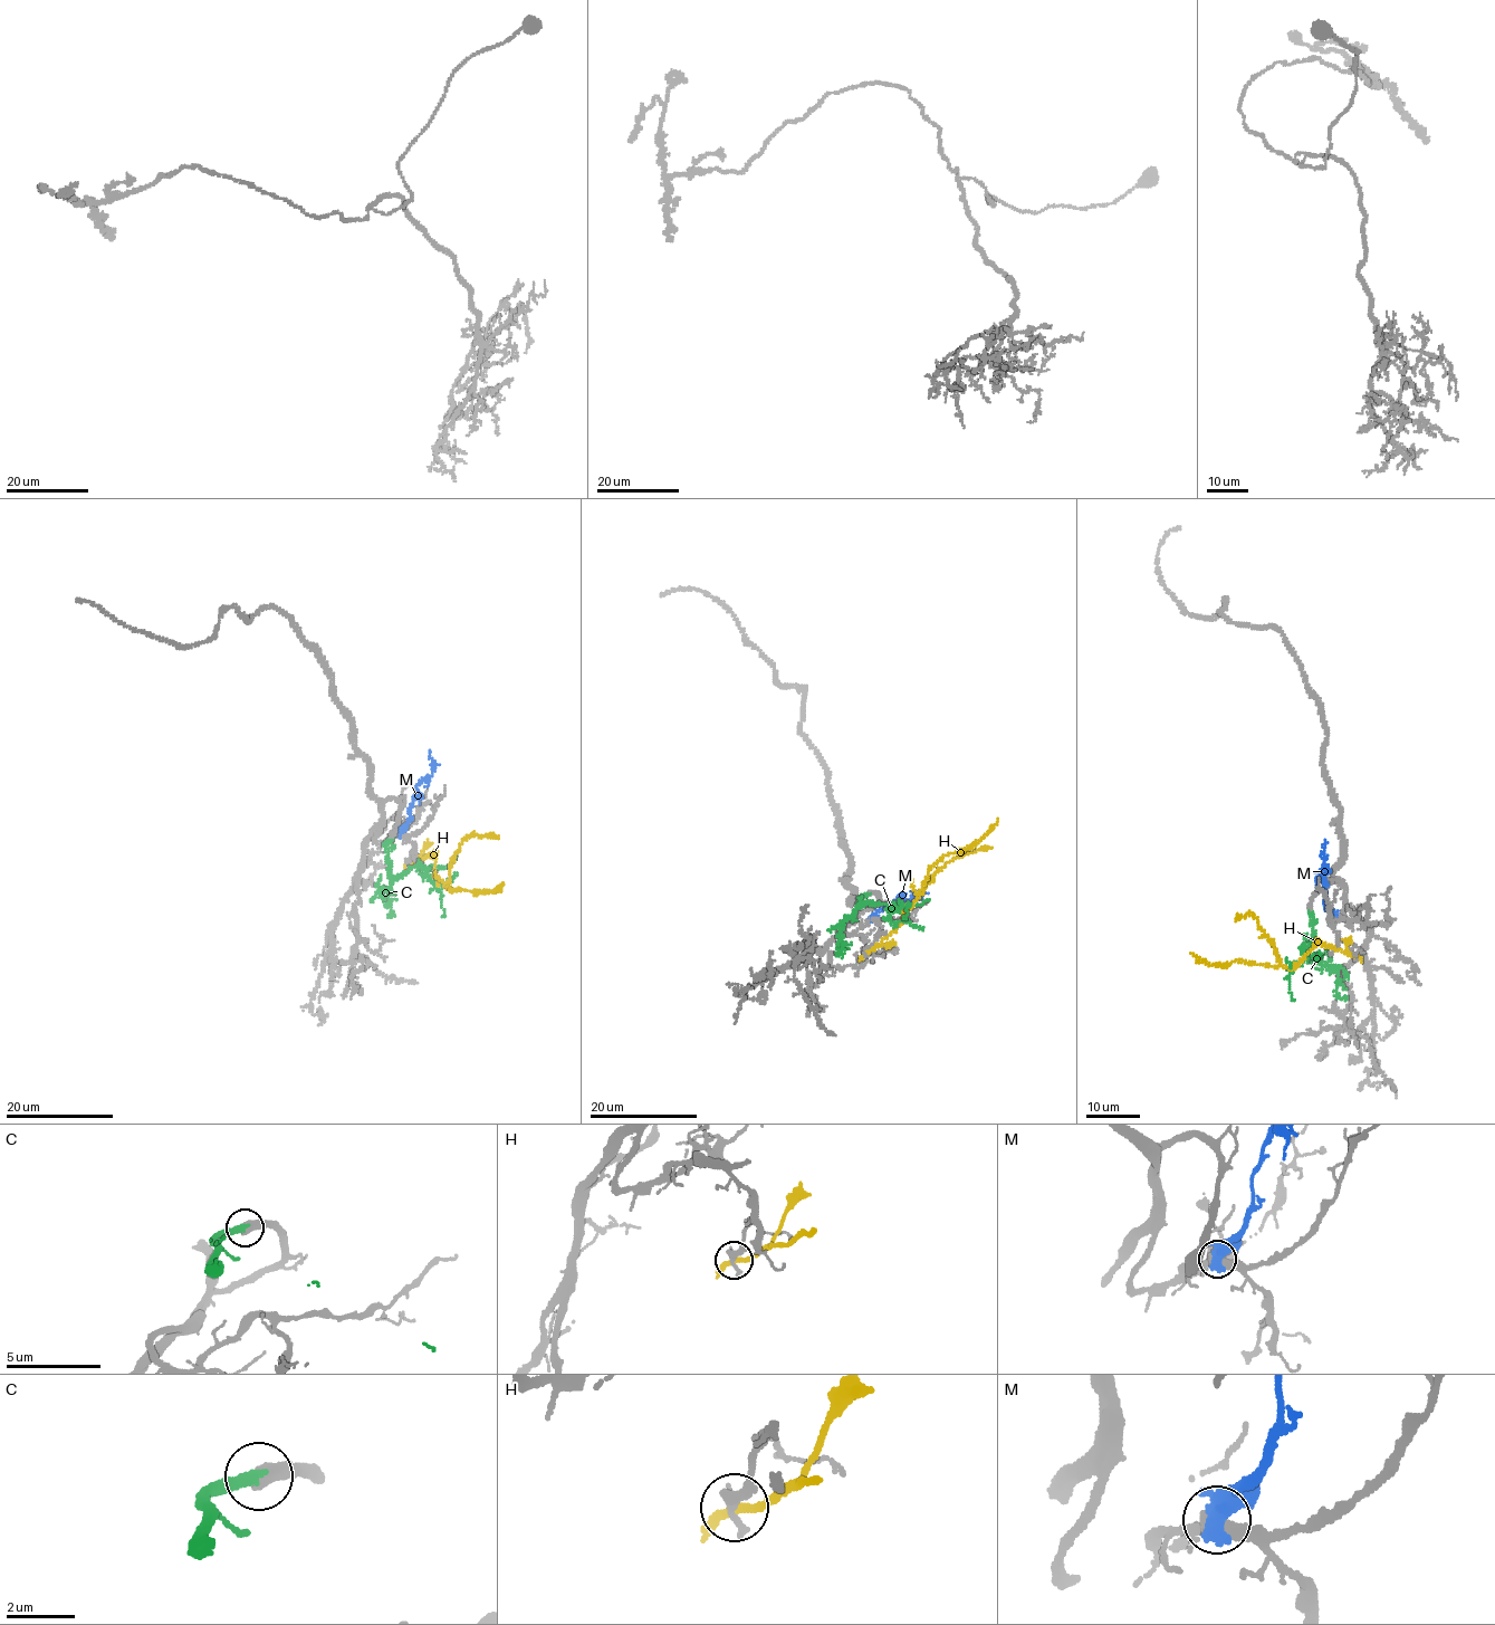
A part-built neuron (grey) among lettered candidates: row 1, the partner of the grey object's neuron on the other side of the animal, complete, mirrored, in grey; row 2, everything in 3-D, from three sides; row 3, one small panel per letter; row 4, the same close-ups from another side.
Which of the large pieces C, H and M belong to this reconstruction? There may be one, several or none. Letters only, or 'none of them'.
C

